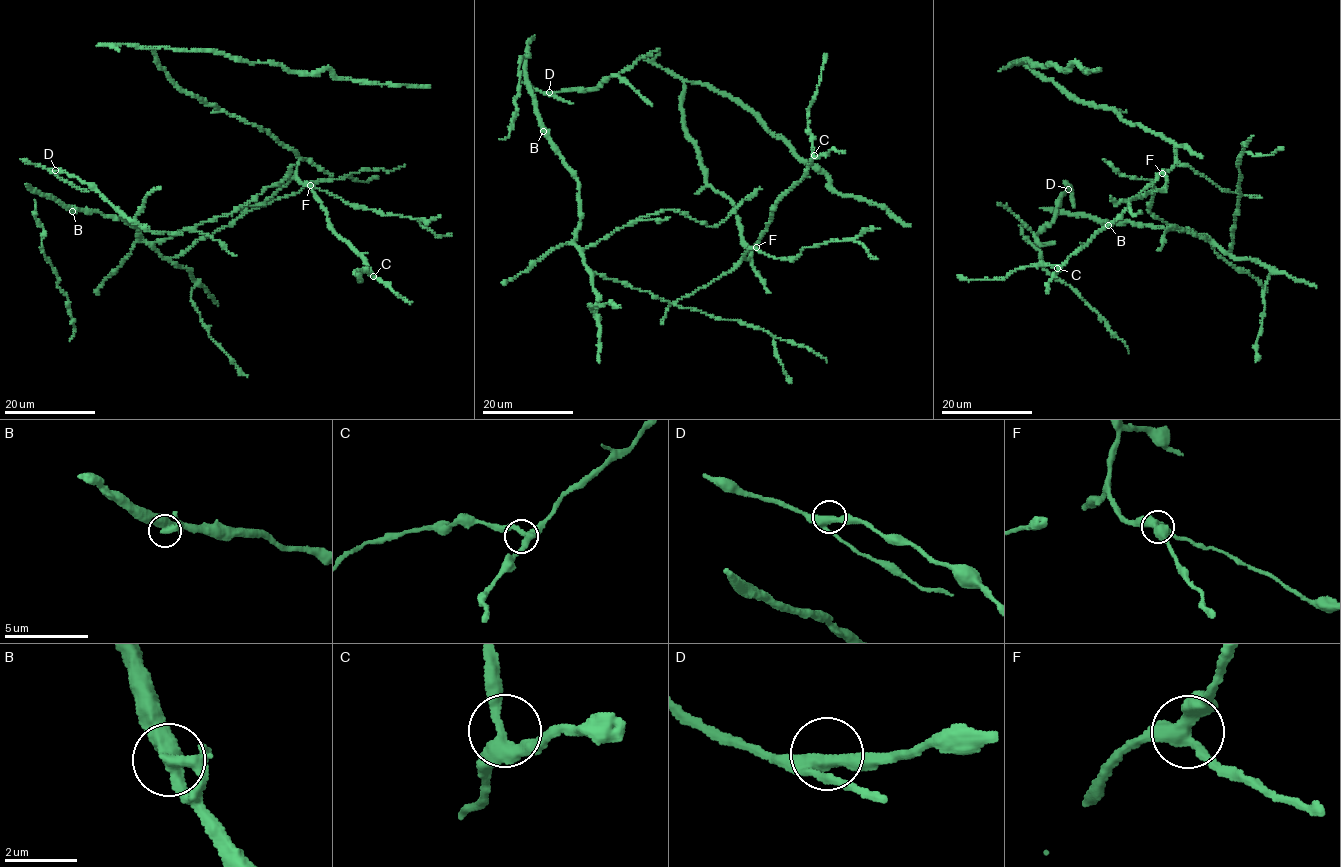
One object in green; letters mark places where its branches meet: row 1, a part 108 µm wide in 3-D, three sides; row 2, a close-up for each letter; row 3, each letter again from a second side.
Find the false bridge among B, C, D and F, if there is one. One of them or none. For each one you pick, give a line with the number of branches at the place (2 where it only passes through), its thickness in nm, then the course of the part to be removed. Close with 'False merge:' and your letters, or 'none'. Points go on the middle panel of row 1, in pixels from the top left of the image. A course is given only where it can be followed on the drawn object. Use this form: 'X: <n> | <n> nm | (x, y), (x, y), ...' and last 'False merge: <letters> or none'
False merge: none

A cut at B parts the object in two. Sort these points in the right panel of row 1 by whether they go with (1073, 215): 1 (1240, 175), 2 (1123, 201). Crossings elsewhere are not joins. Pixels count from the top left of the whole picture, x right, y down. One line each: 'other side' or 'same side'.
1: other side
2: same side

